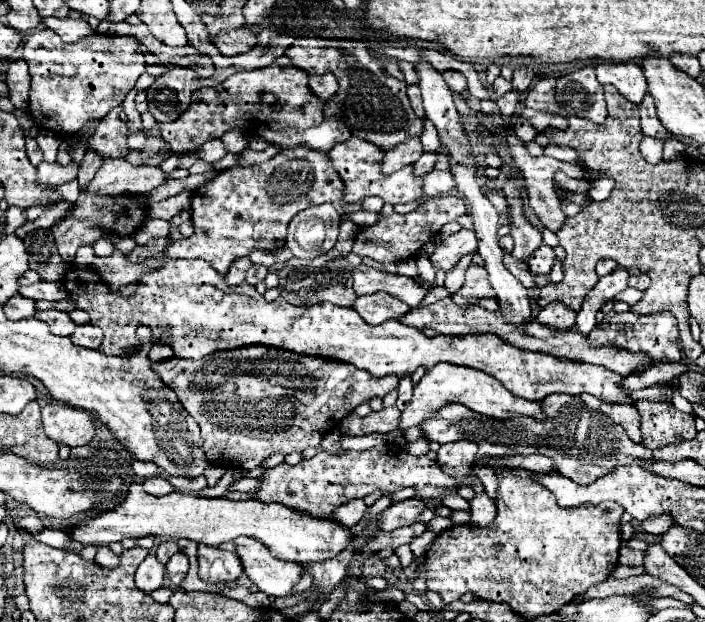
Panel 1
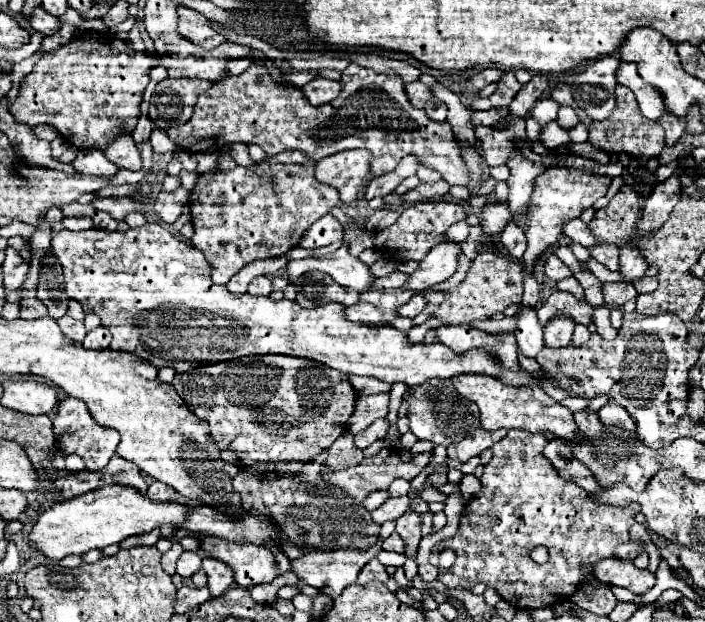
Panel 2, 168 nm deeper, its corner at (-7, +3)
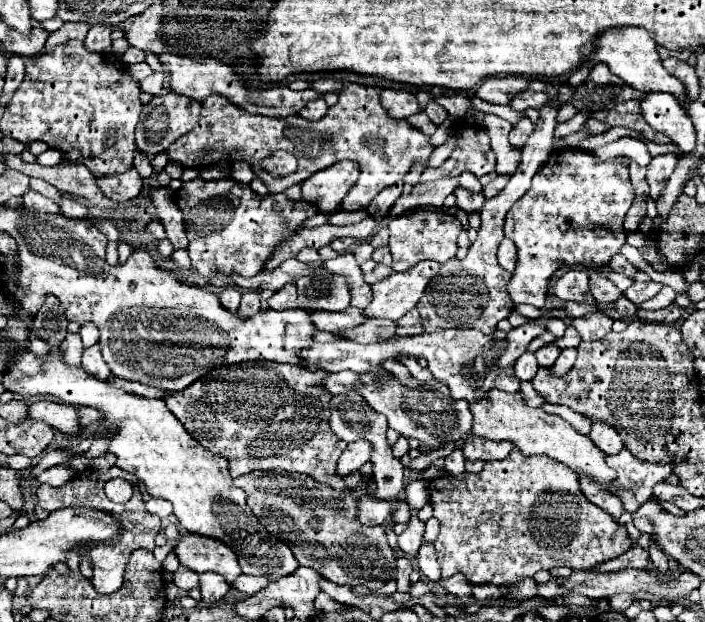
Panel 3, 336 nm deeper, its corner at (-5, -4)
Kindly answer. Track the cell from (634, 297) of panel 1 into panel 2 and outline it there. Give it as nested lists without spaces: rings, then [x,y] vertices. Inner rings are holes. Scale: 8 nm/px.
[[[604,283],[604,299],[608,307],[622,307],[628,299],[636,299],[638,293],[632,283]]]

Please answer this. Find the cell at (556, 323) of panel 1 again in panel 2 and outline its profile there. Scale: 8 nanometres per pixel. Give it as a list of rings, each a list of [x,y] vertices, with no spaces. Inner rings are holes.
[[[556,315],[556,317],[552,317],[546,323],[546,327],[544,327],[544,343],[550,345],[550,347],[568,345],[570,339],[572,339],[574,327],[576,327],[576,323],[568,315]]]

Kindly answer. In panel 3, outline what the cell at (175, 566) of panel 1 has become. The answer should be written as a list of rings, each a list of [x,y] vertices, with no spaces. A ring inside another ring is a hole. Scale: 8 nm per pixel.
[[[180,566],[178,570],[176,570],[176,574],[174,574],[174,584],[180,588],[180,590],[192,590],[192,588],[198,588],[198,574],[196,572],[192,572],[190,568],[184,568],[184,566]]]

